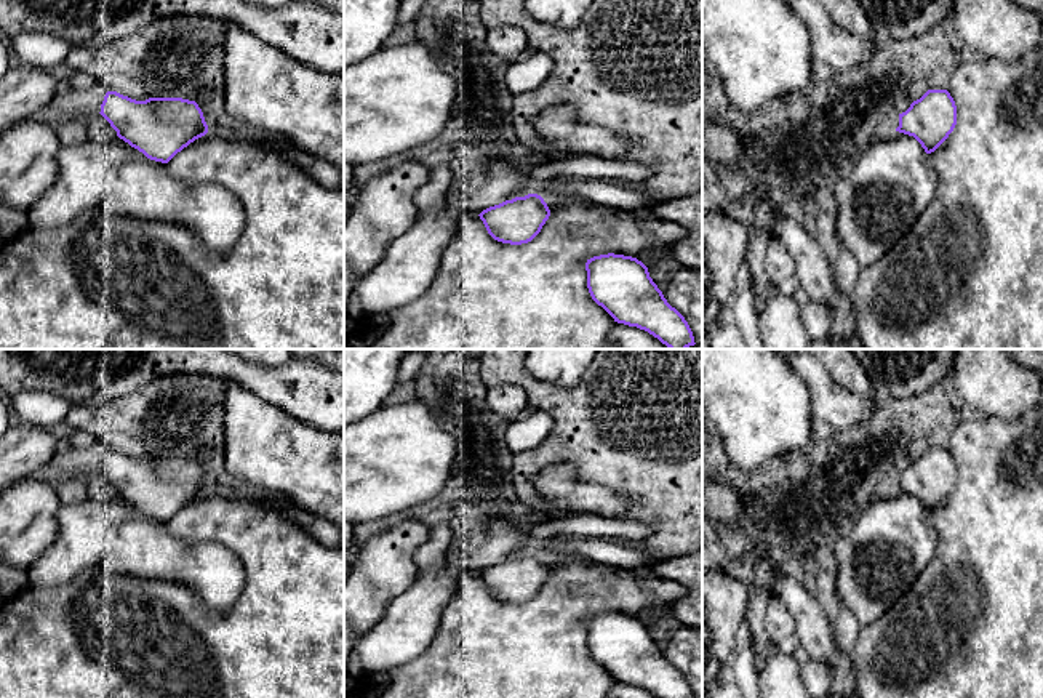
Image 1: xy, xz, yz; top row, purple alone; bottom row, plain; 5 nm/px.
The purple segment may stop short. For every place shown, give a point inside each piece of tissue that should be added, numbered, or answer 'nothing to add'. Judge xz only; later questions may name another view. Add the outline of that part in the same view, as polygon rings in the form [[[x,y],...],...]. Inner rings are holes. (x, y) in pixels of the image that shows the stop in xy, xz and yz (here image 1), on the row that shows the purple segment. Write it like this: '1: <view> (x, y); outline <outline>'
nothing to add

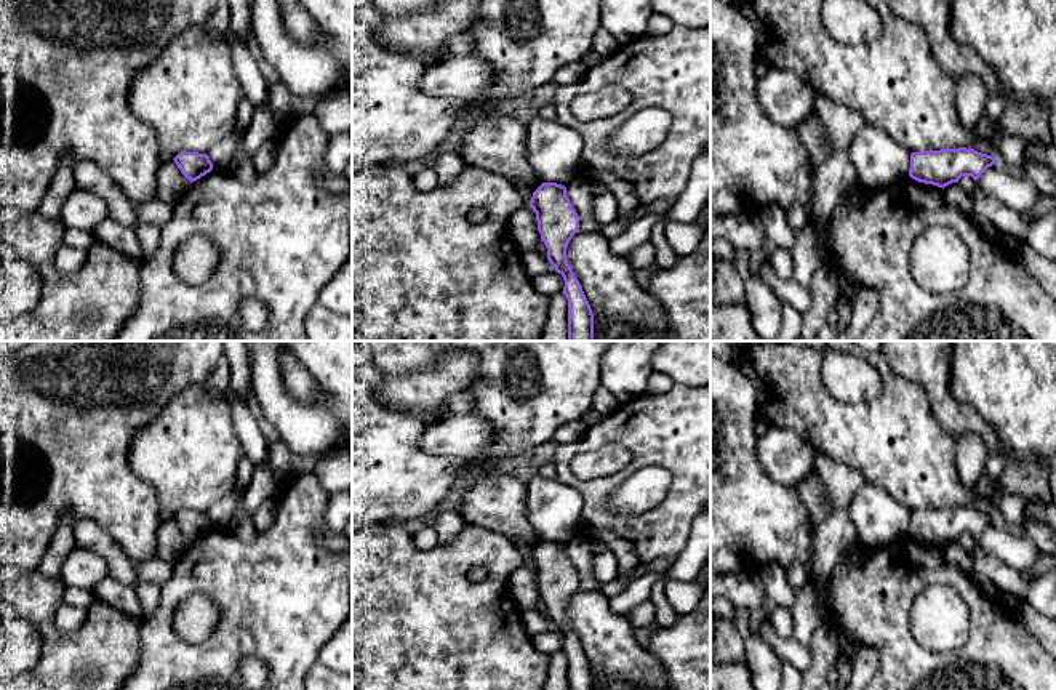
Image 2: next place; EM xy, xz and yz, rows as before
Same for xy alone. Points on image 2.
nothing to add

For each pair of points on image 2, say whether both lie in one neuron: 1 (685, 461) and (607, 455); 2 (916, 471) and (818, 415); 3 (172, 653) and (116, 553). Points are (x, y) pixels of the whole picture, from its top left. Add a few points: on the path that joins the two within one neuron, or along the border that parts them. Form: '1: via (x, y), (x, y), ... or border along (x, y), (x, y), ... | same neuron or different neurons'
1: border along (623, 444), (631, 461), (599, 477) | different neurons
2: via (892, 447), (884, 439), (842, 431) | same neuron
3: border along (162, 588), (159, 604), (144, 615) | different neurons

